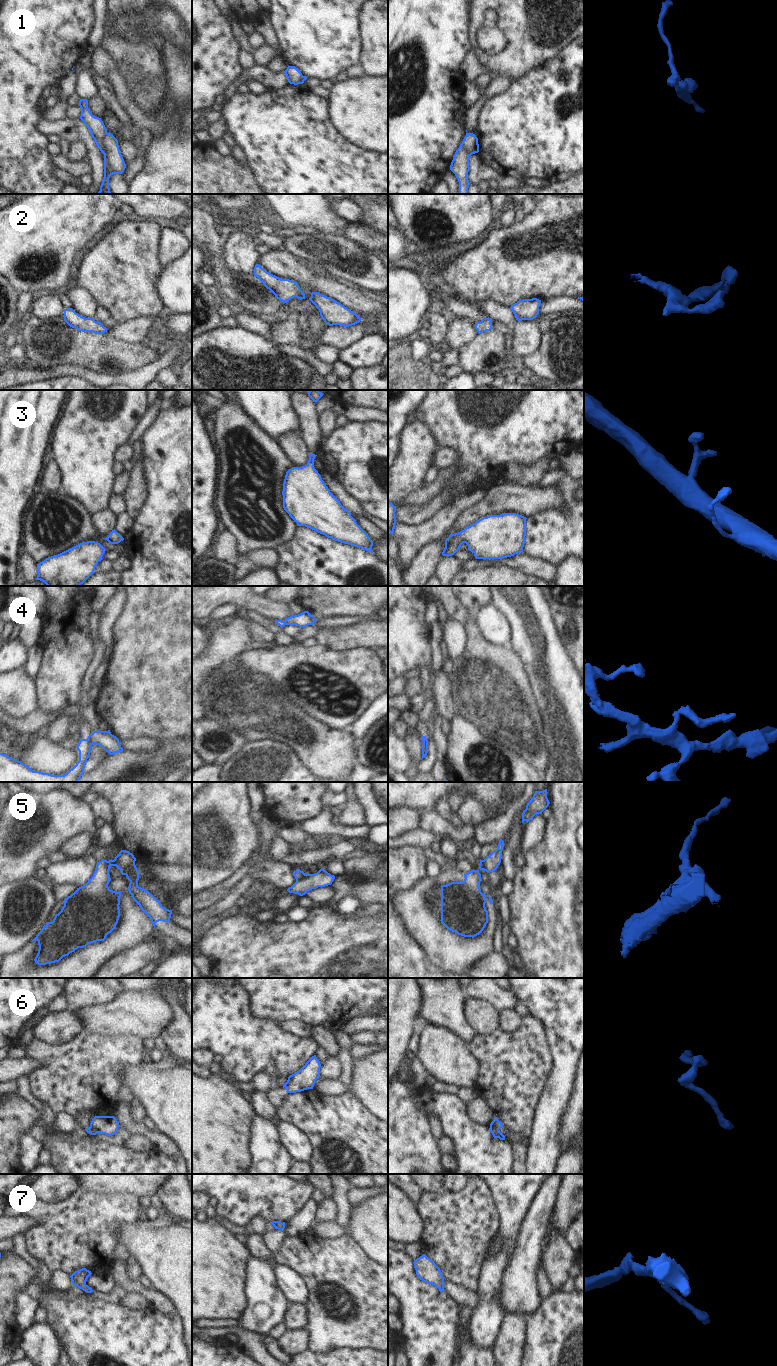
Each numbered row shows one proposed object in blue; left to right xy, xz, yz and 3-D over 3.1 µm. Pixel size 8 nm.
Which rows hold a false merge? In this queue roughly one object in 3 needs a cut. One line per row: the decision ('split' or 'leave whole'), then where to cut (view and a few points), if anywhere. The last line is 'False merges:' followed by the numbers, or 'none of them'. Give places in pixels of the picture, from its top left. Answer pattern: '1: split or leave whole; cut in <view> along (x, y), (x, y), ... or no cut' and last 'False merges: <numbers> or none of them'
1: split; cut in xy along (107, 133), (103, 138), (102, 152)
2: leave whole; no cut
3: leave whole; no cut
4: split; cut in xy along (86, 739), (90, 745)
5: split; cut in xz along (305, 874), (296, 881)
6: split; cut in yz along (490, 1126), (498, 1129)
7: leave whole; no cut
False merges: 1, 4, 5, 6

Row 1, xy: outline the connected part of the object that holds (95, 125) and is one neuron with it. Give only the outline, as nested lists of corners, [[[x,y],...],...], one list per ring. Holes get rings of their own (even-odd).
[[[80,99],[79,106],[81,108],[80,119],[89,129],[92,138],[94,139],[97,147],[103,153],[103,138],[107,134],[107,129],[99,117],[95,117],[88,108],[88,100]]]

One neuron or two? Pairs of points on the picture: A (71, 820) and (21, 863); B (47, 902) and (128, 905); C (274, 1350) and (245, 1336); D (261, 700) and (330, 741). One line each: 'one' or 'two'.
A: one
B: two
C: two
D: one

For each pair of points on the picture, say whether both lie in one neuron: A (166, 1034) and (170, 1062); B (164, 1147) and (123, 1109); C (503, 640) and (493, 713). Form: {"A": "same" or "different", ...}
{"A": "different", "B": "same", "C": "different"}

